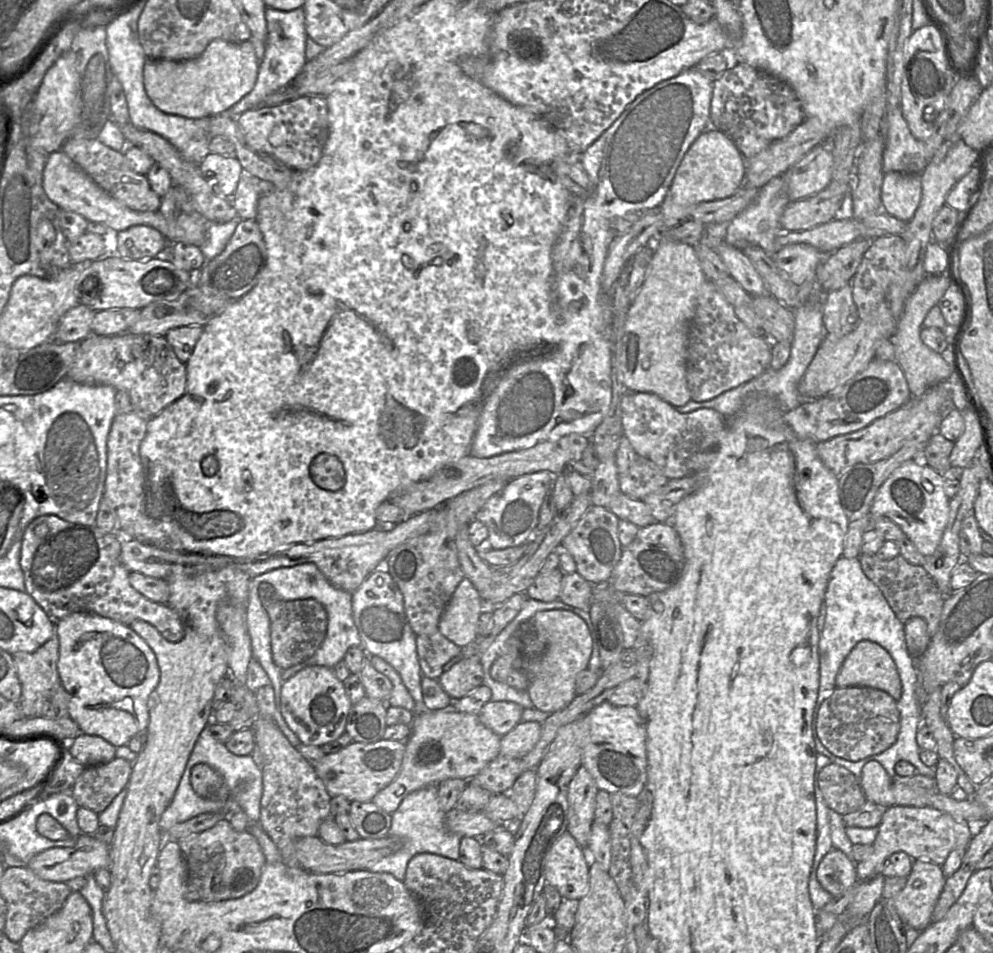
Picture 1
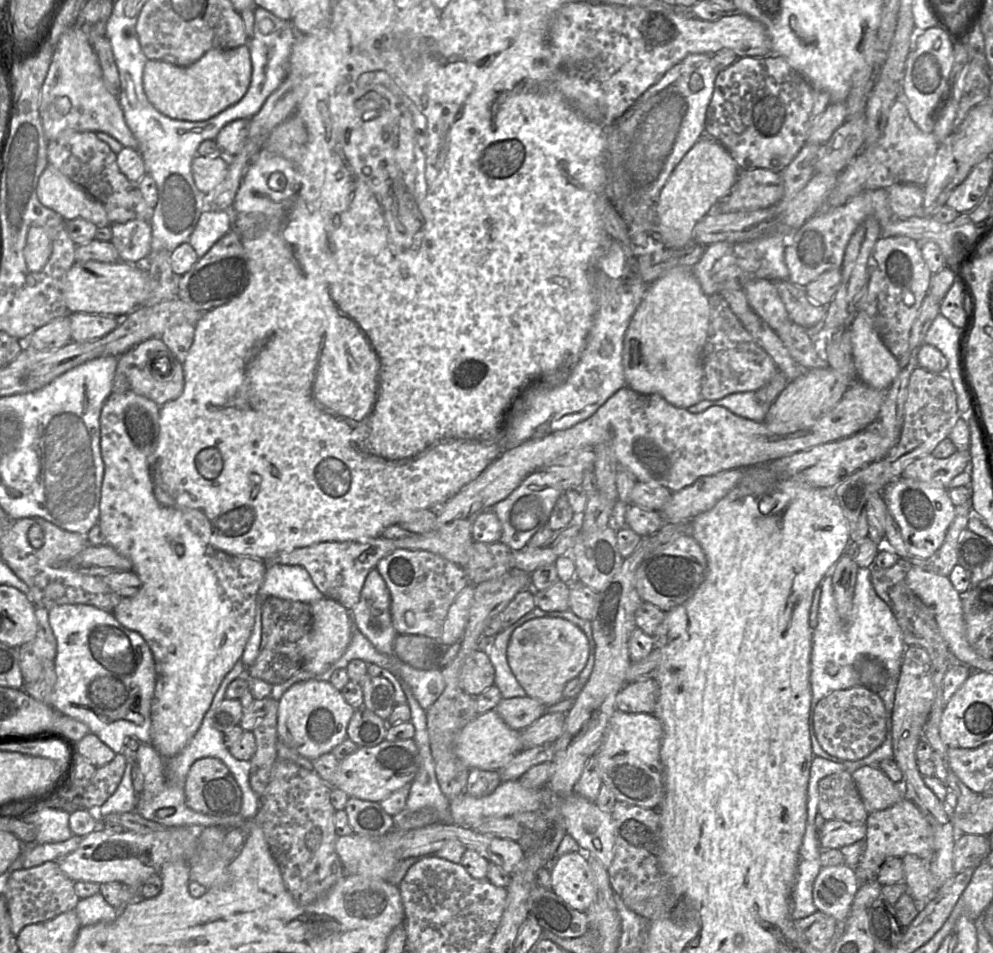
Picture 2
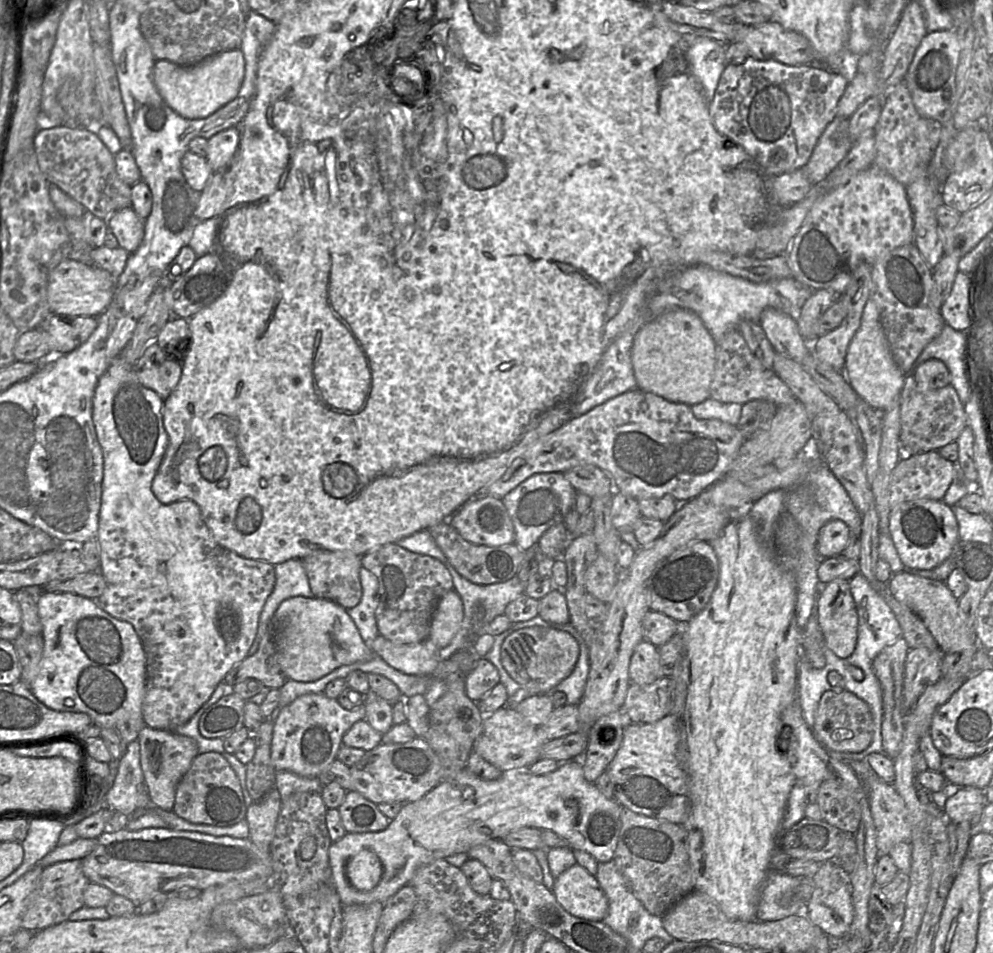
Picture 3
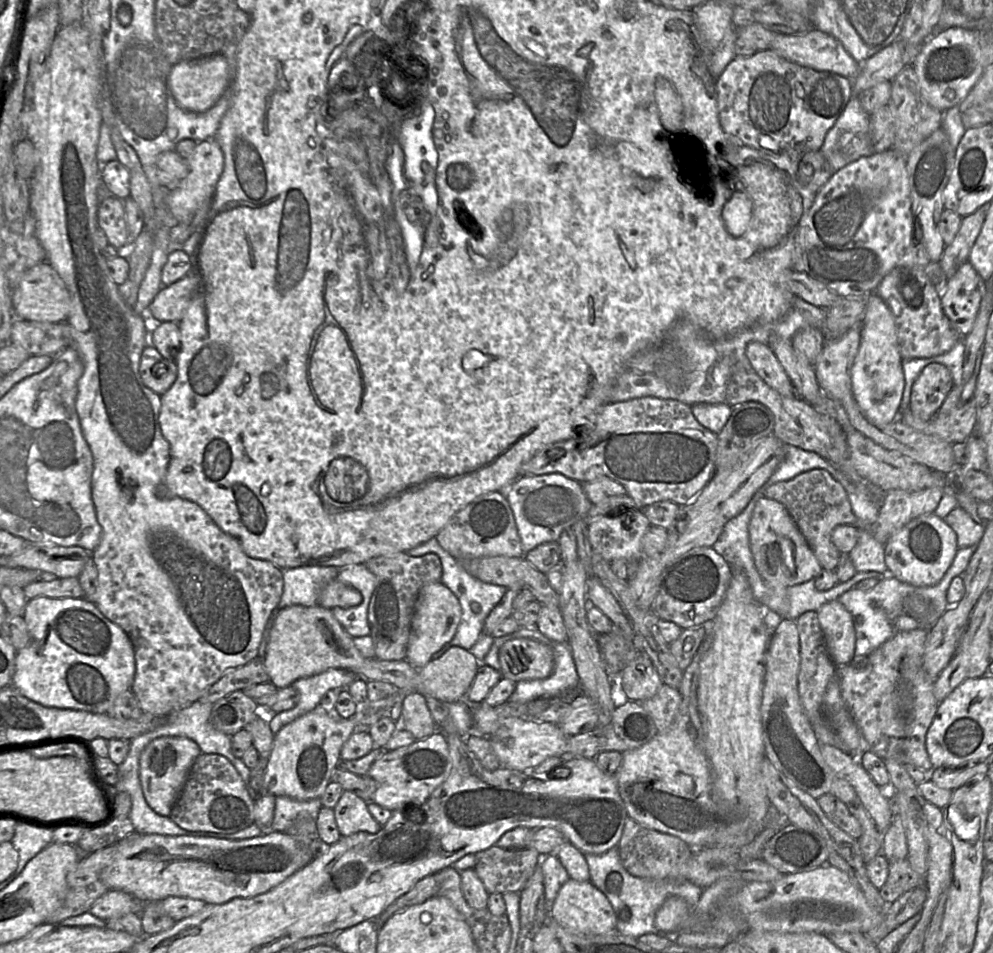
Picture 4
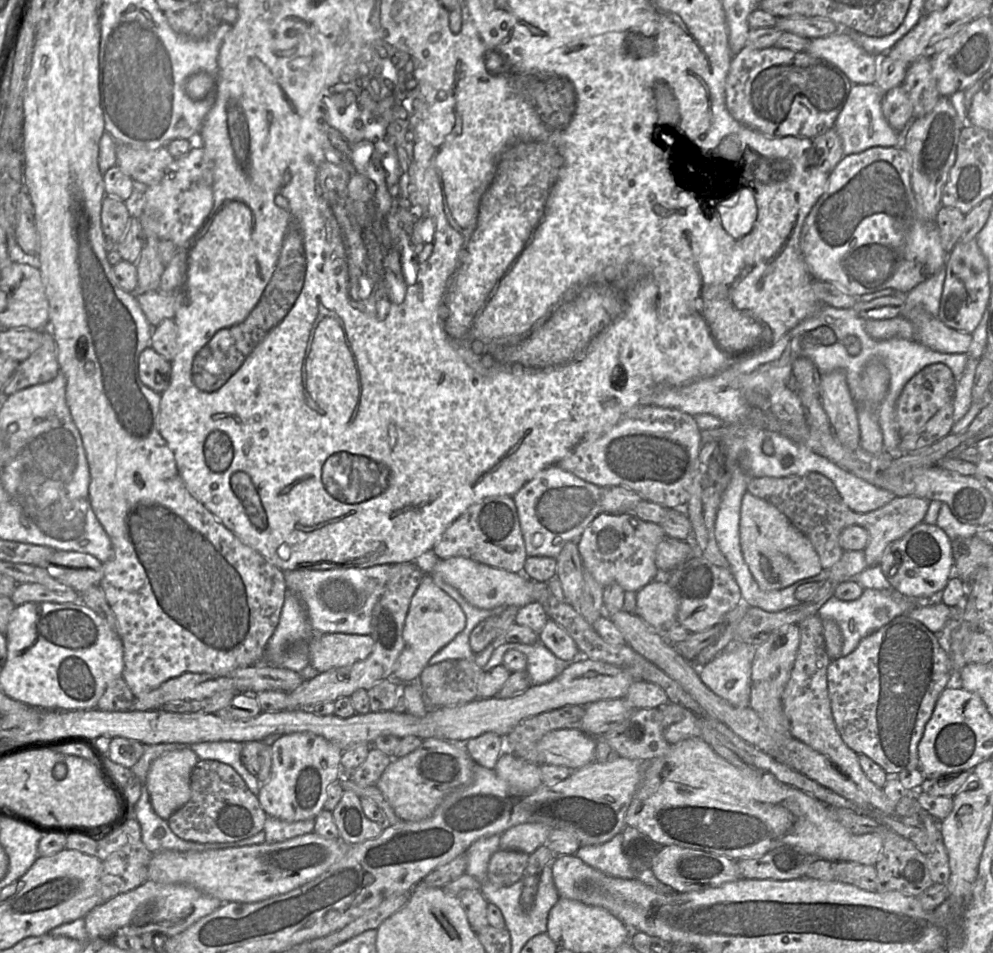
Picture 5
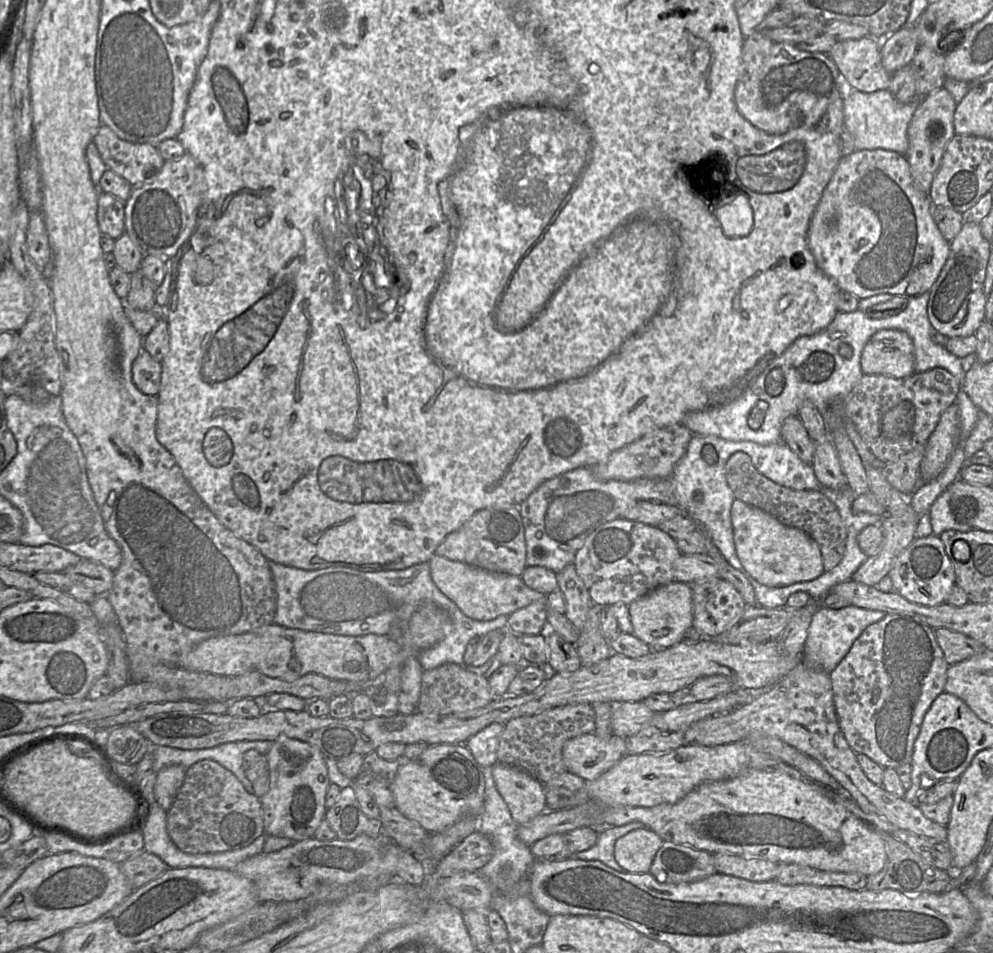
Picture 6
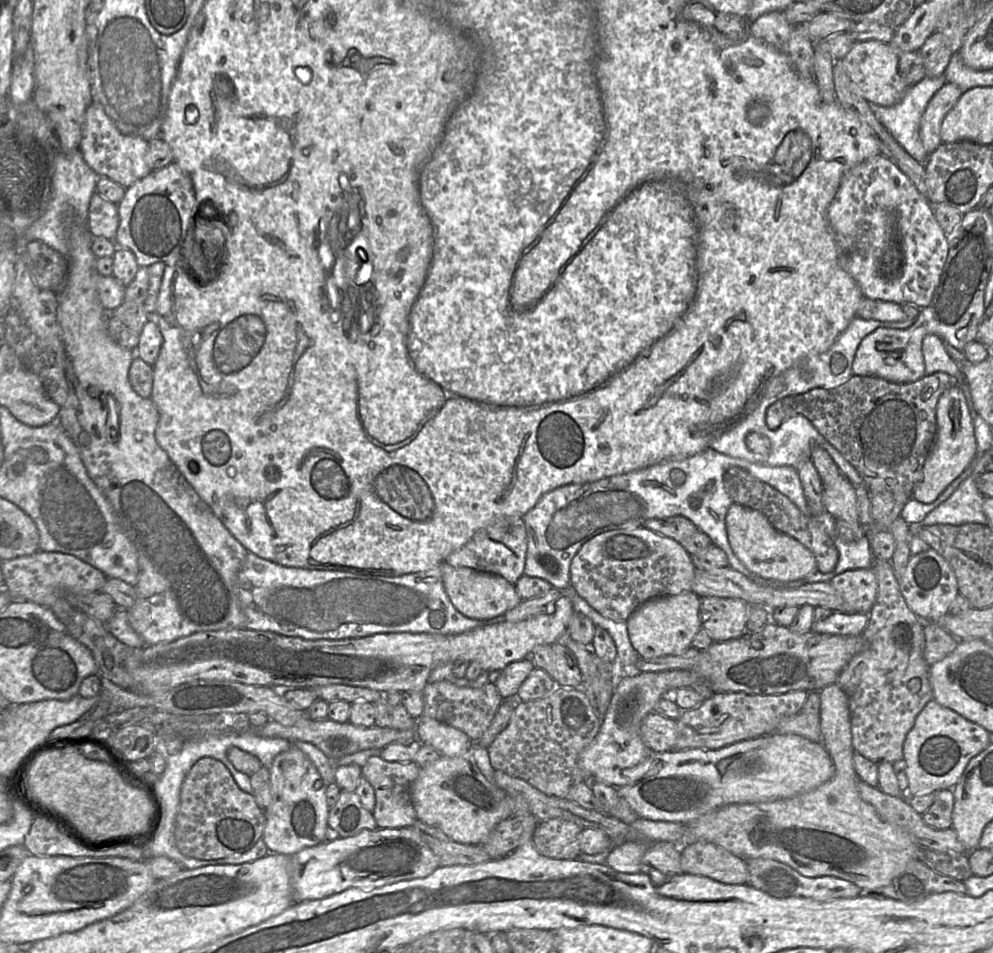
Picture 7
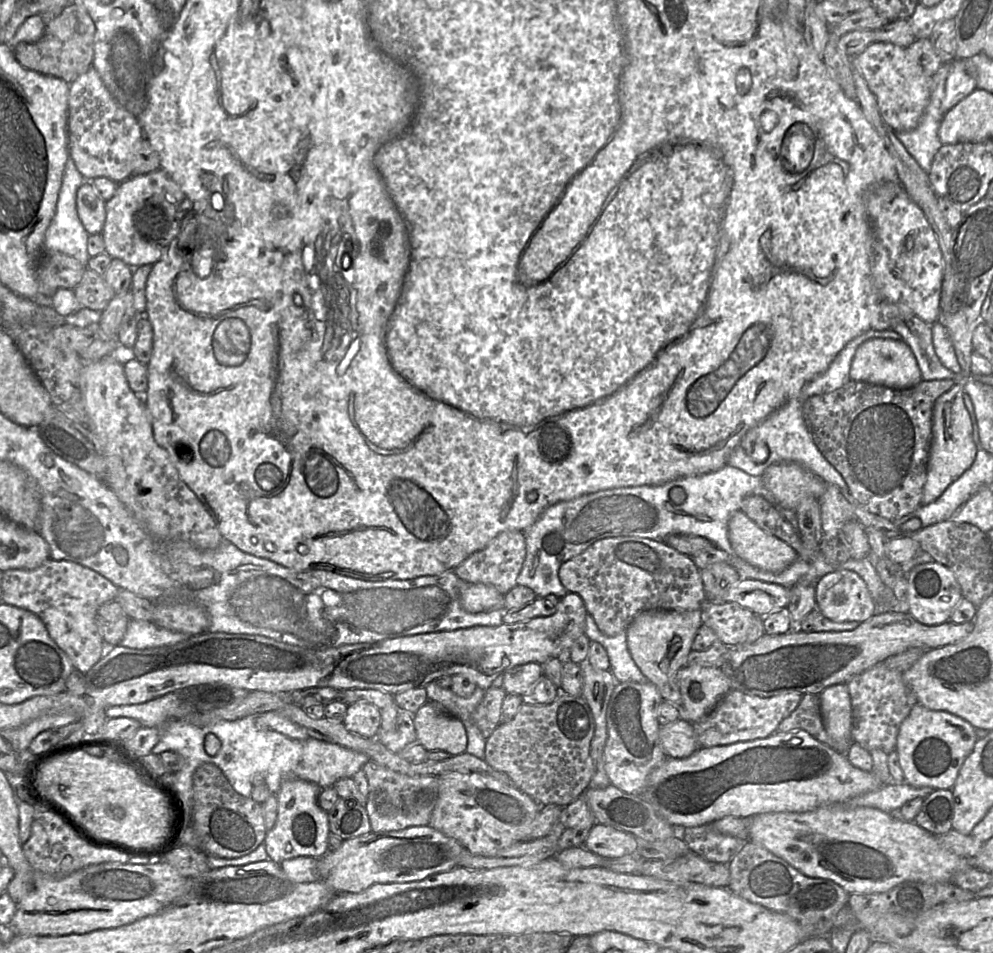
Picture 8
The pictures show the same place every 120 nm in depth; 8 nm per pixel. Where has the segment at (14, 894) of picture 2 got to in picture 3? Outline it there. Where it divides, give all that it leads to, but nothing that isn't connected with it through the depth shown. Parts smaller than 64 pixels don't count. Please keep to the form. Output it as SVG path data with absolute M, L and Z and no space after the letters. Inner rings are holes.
M82 859L57 862L43 868L40 877L36 881L35 888L24 900L24 908L21 920L21 929L39 931L44 928L60 924L68 920L70 914L84 906L84 890L90 882L82 870Z

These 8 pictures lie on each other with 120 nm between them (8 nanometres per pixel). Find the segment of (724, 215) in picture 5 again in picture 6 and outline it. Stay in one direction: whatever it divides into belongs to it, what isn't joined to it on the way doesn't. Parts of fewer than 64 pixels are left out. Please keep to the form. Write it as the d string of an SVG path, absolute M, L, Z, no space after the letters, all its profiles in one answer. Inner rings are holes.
M736 193L725 205L717 208L716 217L728 237L744 237L753 227L753 209L745 193Z

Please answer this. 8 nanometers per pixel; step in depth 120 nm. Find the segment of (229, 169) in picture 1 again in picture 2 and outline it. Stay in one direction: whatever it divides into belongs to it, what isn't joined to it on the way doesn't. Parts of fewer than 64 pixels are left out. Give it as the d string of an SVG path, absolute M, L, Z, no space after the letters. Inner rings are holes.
M199 156L192 161L192 174L197 188L207 194L216 188L225 178L229 158L219 156Z

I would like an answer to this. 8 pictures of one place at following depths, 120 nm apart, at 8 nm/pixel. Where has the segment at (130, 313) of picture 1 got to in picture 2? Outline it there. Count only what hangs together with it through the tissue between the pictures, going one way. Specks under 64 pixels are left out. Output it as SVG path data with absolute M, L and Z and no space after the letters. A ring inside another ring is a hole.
M68 313L71 341L84 342L98 339L114 330L122 318L106 314Z

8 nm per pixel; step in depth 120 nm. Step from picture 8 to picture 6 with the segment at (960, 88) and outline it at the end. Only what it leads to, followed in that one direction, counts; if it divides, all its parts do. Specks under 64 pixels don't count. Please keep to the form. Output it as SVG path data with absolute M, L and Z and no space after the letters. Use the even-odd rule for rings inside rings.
M941 87L922 98L908 127L909 146L905 156L908 159L915 186L928 196L944 150L948 142L956 135L954 130L956 106L957 104L950 92L945 87Z

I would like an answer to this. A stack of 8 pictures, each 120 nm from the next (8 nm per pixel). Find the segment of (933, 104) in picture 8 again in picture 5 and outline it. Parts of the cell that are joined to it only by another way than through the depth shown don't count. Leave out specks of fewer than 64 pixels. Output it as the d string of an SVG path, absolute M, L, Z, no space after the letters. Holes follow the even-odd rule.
M853 84L834 128L841 138L843 155L863 152L873 147L902 147L905 135L911 125L907 123L901 133L896 132L886 121L882 112L883 92L876 84Z

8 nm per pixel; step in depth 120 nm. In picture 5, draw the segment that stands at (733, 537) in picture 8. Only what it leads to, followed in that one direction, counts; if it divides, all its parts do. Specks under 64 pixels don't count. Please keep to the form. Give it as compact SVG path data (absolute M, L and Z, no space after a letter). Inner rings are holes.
M746 492L740 509L740 545L745 562L761 590L784 589L795 582L818 575L822 571L819 556L810 539L800 531L776 506Z

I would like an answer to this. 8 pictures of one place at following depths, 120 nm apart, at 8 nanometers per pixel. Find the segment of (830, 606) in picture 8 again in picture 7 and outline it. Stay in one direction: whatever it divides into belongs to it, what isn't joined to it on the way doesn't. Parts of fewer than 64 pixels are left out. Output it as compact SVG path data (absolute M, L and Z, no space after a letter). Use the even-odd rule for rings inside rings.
M873 568L845 571L832 578L830 583L838 591L845 603L850 607L850 613L846 614L869 613L878 592L878 582Z

